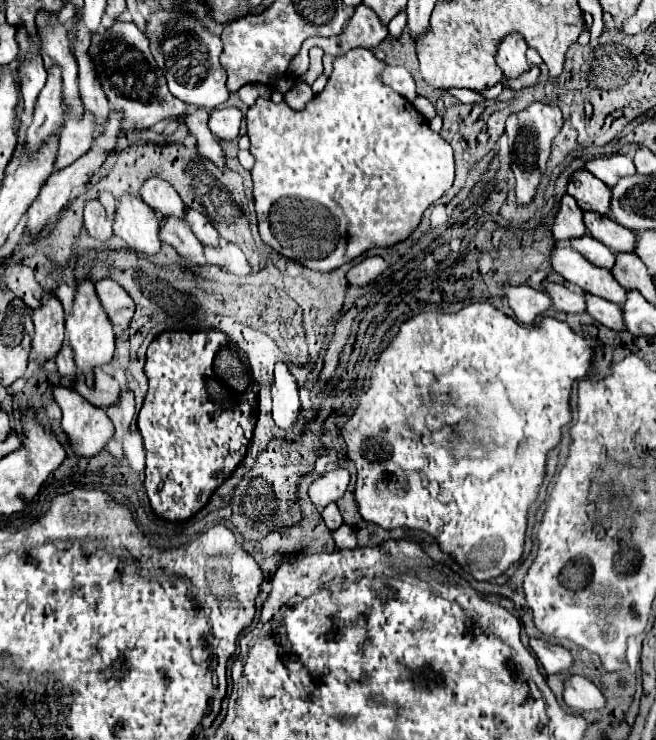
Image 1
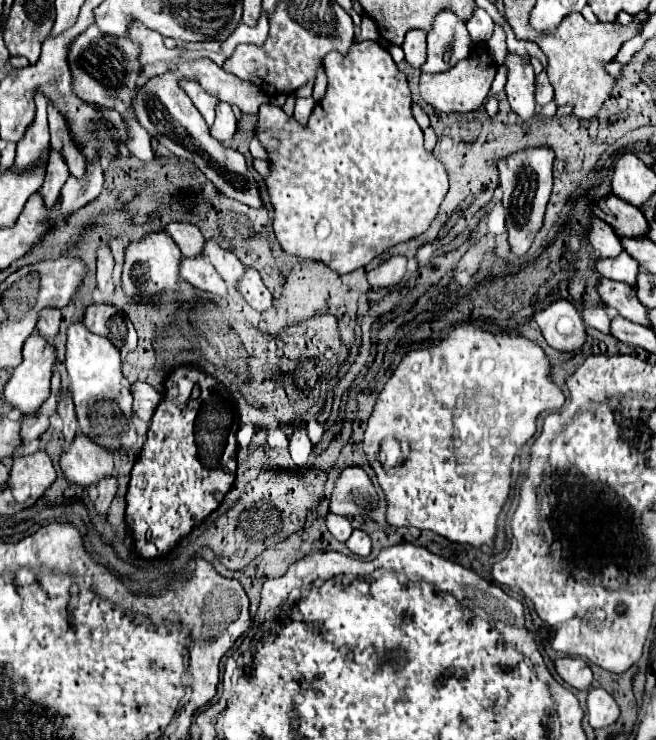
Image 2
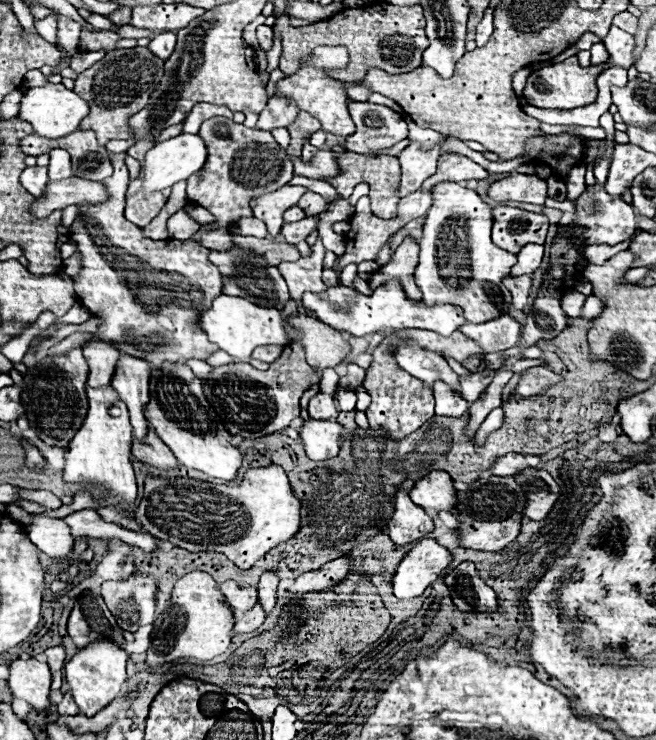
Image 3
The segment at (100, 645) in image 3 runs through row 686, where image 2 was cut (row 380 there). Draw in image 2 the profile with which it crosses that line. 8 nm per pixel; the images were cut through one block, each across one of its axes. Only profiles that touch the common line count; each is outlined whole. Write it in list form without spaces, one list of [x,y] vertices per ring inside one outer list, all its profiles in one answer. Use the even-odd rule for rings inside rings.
[[[82,322],[68,326],[66,368],[80,432],[90,440],[114,450],[128,448],[136,442],[136,430],[132,424],[132,394],[128,380],[122,376],[120,362],[120,352],[108,338],[92,334]]]

